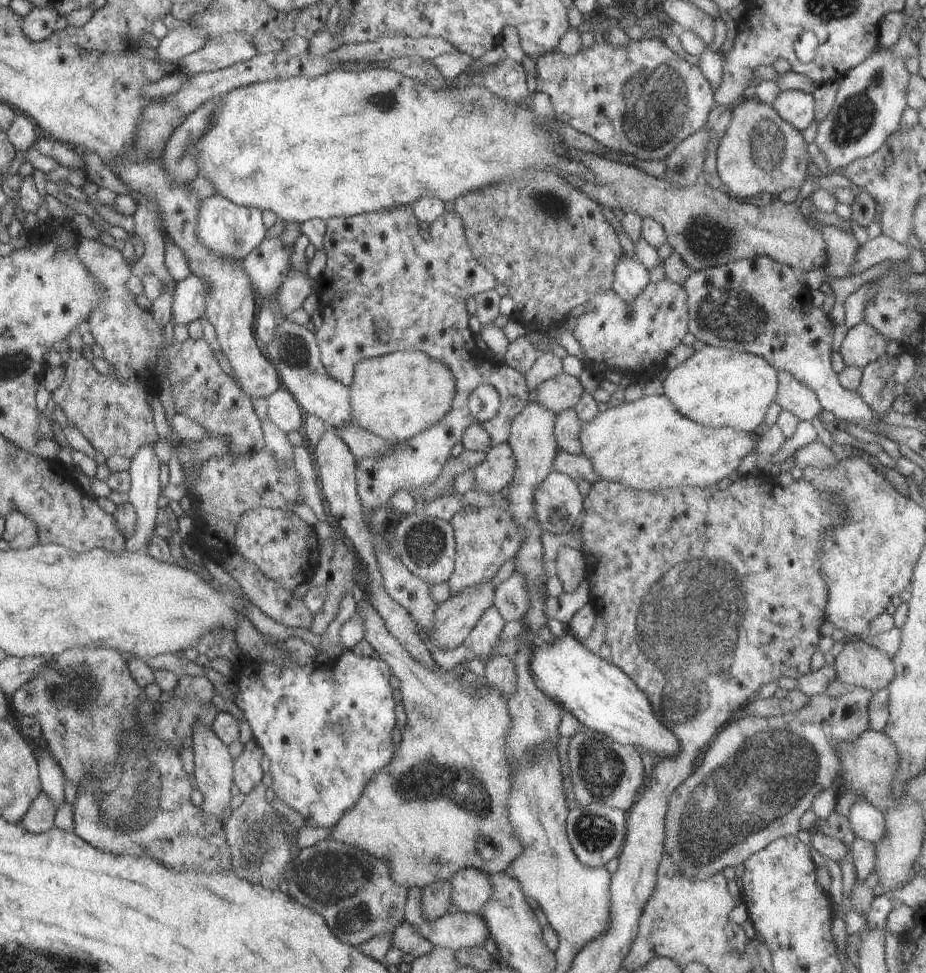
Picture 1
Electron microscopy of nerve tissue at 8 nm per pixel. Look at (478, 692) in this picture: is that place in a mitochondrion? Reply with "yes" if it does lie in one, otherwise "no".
yes

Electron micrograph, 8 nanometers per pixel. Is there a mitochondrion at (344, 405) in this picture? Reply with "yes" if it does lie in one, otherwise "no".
no

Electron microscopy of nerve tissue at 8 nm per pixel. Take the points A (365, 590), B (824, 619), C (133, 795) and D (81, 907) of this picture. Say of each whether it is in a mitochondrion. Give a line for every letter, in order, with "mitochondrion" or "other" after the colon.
A: other
B: other
C: mitochondrion
D: other

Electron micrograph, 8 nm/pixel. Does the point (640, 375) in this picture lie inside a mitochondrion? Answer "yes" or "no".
no

